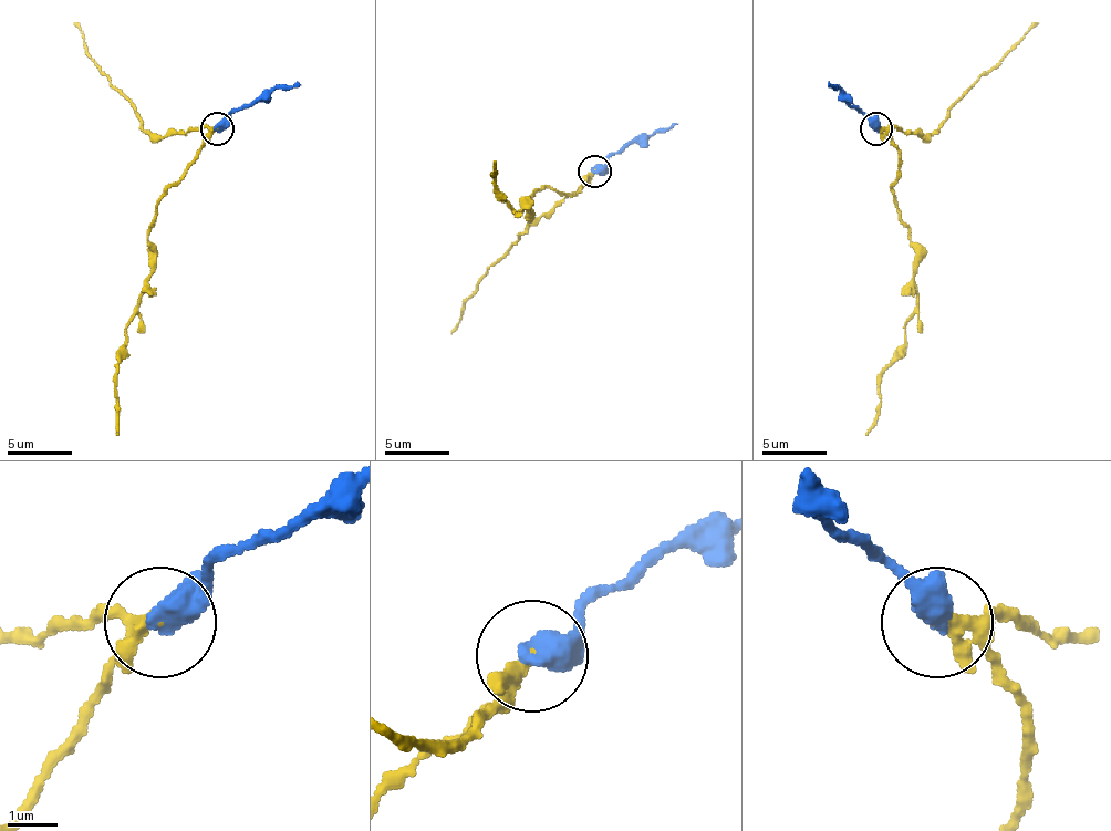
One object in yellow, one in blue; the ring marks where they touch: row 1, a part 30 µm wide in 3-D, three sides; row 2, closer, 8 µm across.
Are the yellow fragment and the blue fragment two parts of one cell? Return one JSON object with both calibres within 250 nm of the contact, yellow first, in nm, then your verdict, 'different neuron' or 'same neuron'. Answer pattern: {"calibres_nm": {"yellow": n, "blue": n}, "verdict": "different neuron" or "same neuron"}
{"calibres_nm": {"yellow": 200, "blue": 550}, "verdict": "different neuron"}

